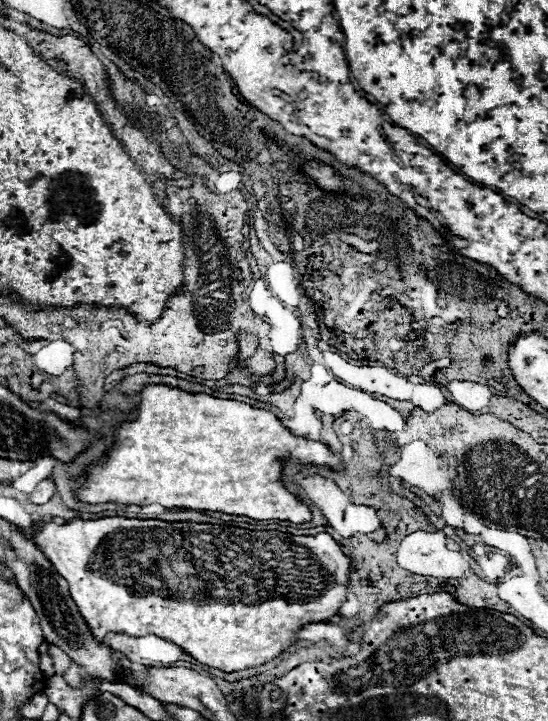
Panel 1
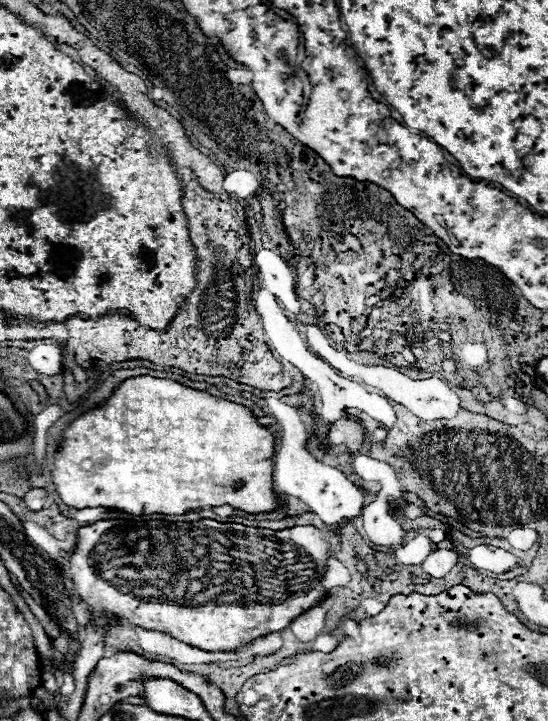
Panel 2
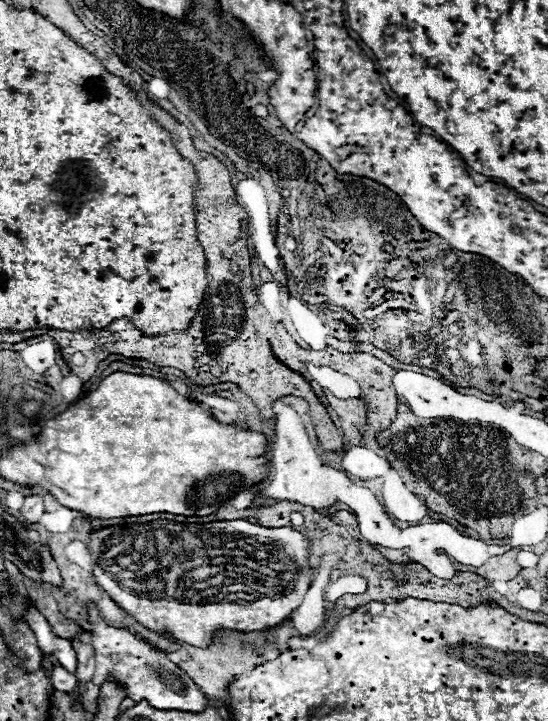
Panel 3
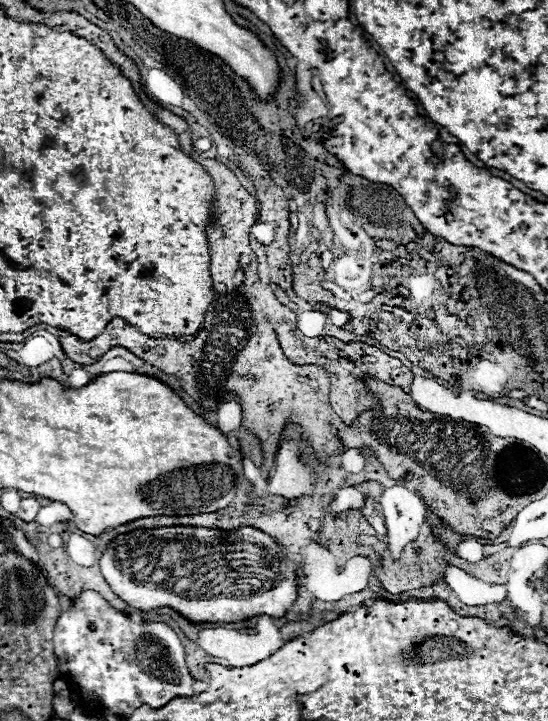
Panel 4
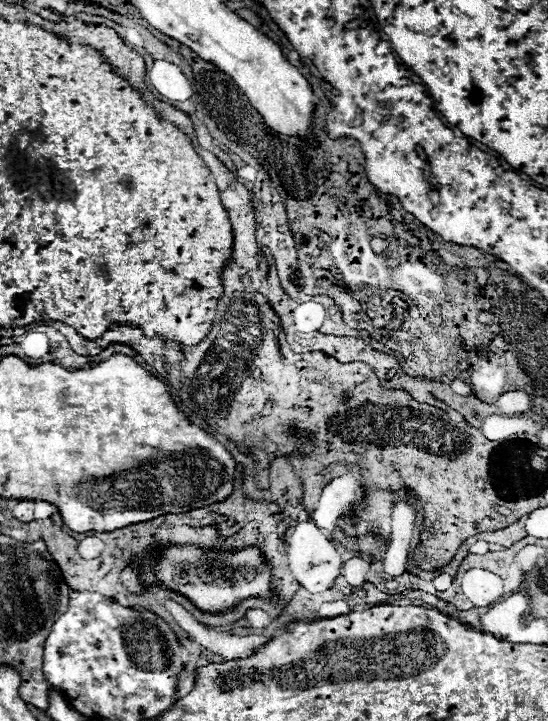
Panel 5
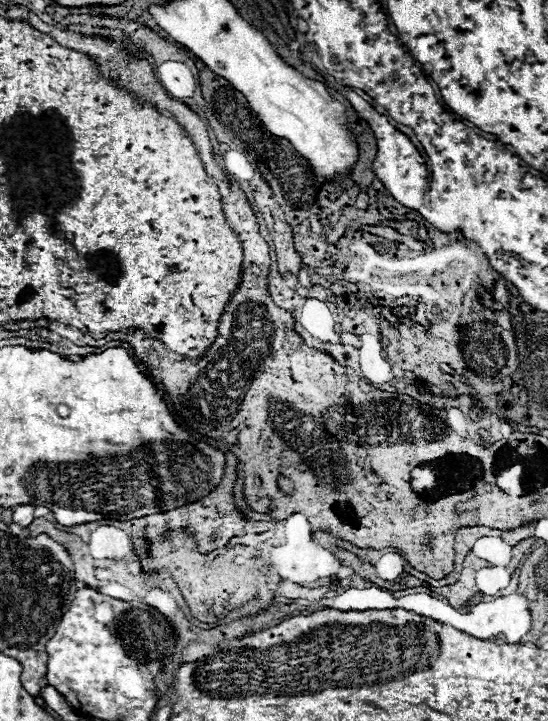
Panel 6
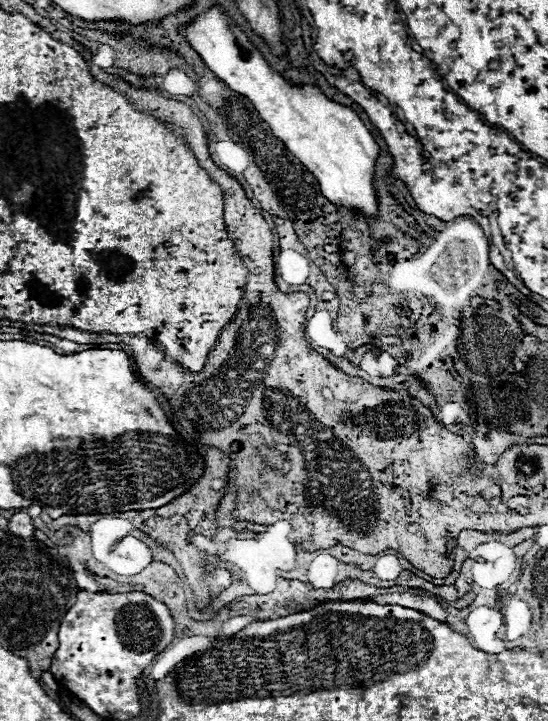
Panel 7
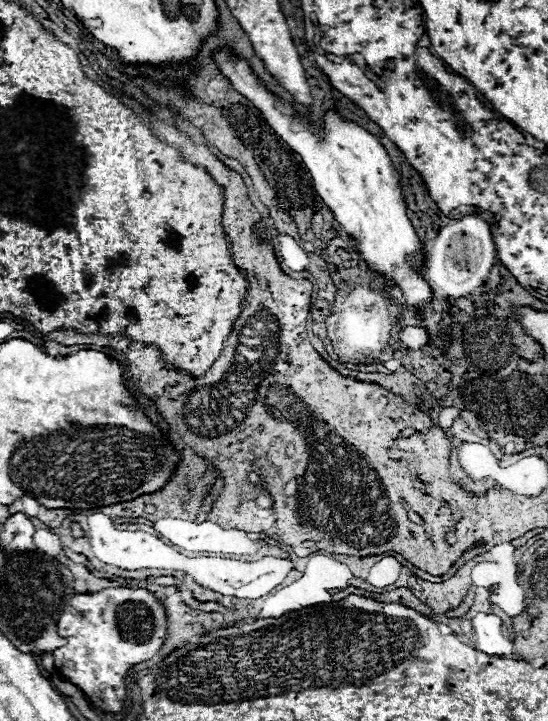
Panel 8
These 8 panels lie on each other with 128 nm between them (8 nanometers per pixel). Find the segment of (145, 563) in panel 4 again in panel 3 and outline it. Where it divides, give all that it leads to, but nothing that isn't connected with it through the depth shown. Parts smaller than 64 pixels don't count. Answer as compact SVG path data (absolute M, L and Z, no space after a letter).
M150 520L128 528L108 526L90 534L90 550L106 562L130 556L132 564L122 572L94 568L98 586L124 612L152 632L166 632L198 648L210 646L214 634L222 630L254 632L284 622L302 604L312 582L308 540L302 532L288 526L264 528L248 520L208 524Z

